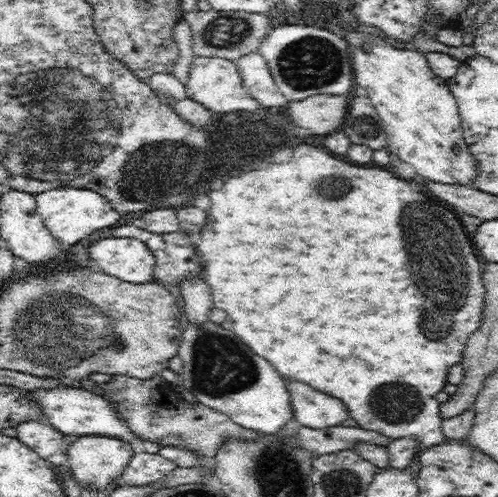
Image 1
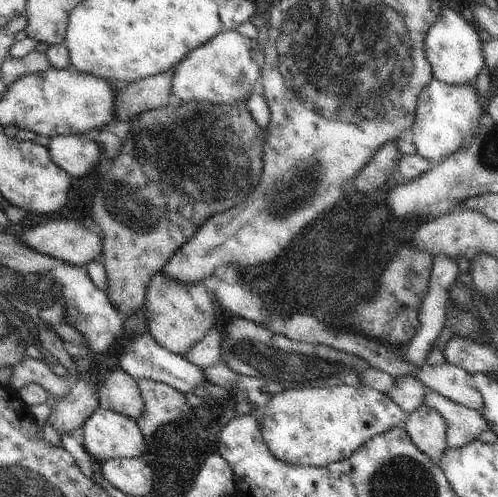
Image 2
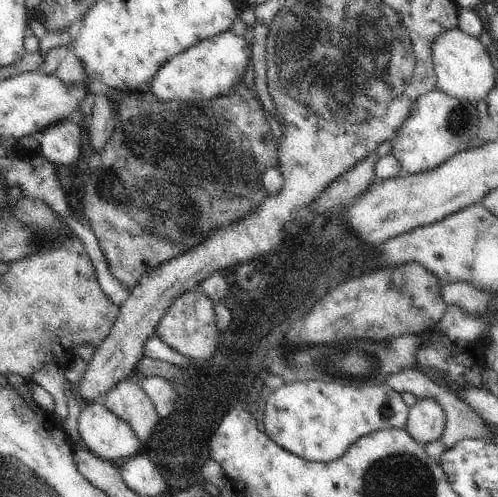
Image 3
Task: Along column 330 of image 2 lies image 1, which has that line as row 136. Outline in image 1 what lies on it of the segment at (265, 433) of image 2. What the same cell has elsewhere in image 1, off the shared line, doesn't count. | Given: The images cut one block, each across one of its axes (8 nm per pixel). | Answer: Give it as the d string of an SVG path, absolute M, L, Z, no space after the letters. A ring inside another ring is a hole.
M374 30L350 32L346 40L352 52L356 90L374 102L386 130L390 154L396 154L400 162L412 164L428 182L472 186L478 166L464 140L458 100L450 92L448 82L434 74L426 54L396 48Z

